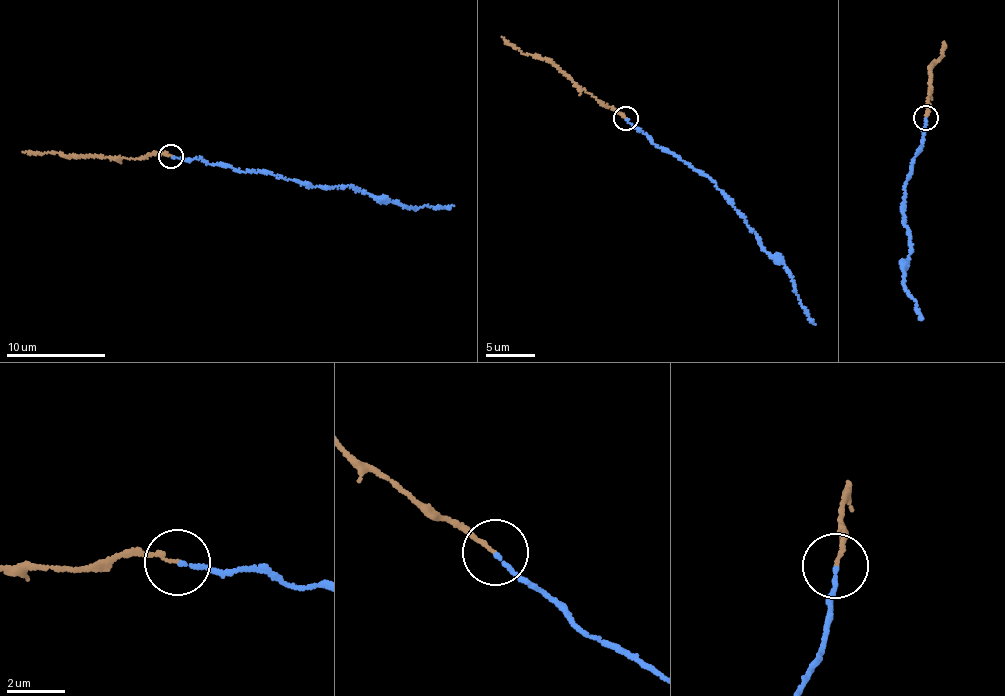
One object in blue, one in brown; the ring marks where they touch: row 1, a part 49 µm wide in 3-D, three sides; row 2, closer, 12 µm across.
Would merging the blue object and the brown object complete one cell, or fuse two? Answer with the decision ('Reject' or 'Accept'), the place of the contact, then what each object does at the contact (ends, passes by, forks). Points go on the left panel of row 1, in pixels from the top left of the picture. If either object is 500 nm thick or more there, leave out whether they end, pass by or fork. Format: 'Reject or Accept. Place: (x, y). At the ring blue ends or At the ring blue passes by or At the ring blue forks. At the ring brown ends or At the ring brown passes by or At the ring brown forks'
Accept. Place: (171, 156). At the ring blue ends. At the ring brown ends

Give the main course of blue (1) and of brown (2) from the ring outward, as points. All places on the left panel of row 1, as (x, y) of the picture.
1: (172, 155), (308, 184), (350, 186), (397, 204), (416, 207), (453, 205)
2: (172, 155), (77, 157), (23, 152)

